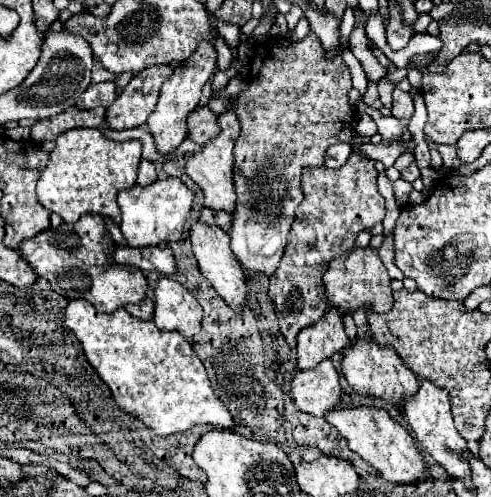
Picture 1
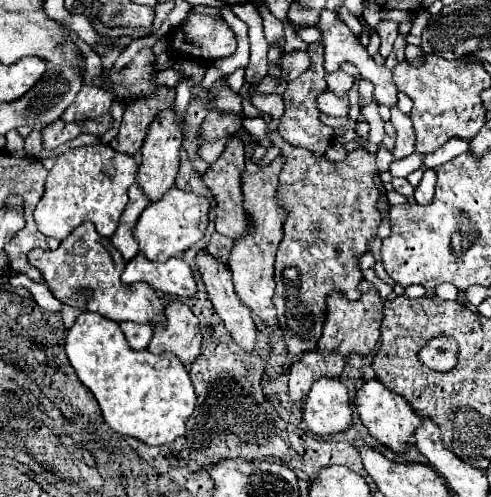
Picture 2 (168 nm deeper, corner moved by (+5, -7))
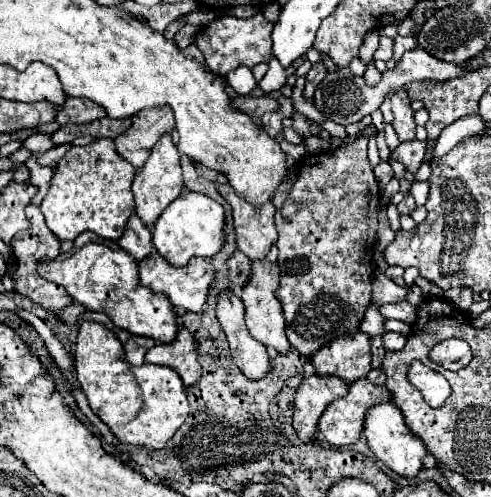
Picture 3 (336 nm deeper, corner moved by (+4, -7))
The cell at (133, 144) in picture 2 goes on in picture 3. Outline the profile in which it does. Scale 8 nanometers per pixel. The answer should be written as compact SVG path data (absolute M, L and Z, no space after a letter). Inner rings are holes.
M163 105L139 111L137 115L131 117L131 121L133 121L131 127L113 141L117 153L139 169L145 165L155 141L175 127L175 119L173 111L167 105Z

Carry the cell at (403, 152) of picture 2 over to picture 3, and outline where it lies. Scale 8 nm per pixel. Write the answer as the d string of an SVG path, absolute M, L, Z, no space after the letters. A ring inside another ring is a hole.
M419 139L403 141L397 149L393 149L393 151L391 151L391 159L393 159L393 161L403 163L407 171L417 173L419 165L423 163L425 151L427 151L427 143L425 143L425 141L419 141Z

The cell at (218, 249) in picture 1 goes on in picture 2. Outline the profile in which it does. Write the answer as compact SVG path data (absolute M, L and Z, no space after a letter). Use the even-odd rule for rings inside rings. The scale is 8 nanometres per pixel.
M200 253L196 257L202 281L206 285L208 297L214 305L214 311L224 321L232 339L248 353L256 347L256 325L248 307L244 307L234 291L232 277L226 265L218 263L212 255Z

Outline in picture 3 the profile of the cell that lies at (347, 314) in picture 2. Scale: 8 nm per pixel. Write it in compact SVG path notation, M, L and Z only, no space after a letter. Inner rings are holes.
M355 329L311 355L311 363L319 375L339 375L345 381L357 381L371 369L371 335Z

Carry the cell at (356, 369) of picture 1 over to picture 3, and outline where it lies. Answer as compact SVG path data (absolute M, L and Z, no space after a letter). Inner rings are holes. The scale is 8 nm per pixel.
M377 403L367 411L365 417L365 439L369 449L375 453L377 459L381 459L387 467L391 467L395 473L403 477L415 477L419 469L423 467L423 457L427 453L425 443L411 433L411 429L405 425L403 413L395 407L395 403Z

